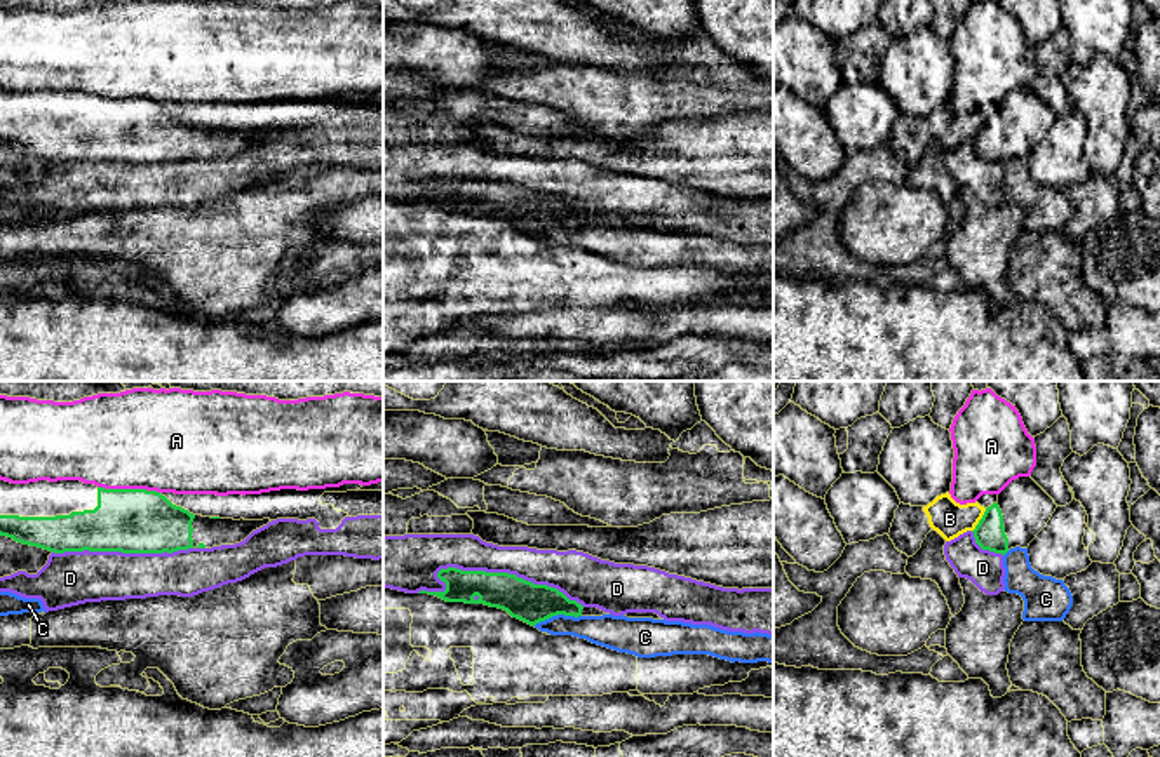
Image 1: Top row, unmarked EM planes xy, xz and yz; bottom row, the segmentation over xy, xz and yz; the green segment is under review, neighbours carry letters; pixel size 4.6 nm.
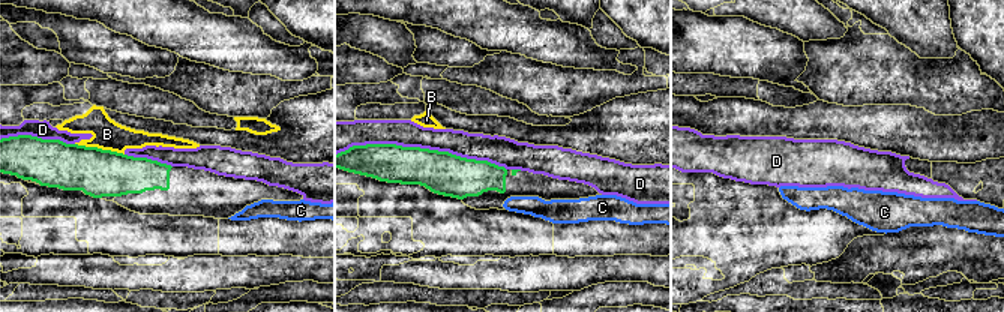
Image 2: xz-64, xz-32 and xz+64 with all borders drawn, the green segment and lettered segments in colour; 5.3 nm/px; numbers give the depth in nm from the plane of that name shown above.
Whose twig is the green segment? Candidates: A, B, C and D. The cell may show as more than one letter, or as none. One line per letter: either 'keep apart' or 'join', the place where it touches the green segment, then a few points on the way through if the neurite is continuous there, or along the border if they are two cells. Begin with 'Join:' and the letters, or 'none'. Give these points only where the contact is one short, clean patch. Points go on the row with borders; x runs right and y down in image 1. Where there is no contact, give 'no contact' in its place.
Join: none
A: keep apart; contact xy (129, 489)
B: keep apart; contact yz (979, 521)
C: keep apart; contact xz (556, 615); border xz (580, 615), (554, 615), (533, 625)
D: keep apart; contact xz (490, 573)

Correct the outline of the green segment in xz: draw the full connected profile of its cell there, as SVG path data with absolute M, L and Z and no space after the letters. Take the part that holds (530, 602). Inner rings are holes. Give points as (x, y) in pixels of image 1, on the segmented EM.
M441 569L437 578L446 583L444 592L418 592L435 595L446 602L484 604L507 611L531 626L552 616L603 616L597 607L583 607L563 592L547 585L535 585L509 573Z

